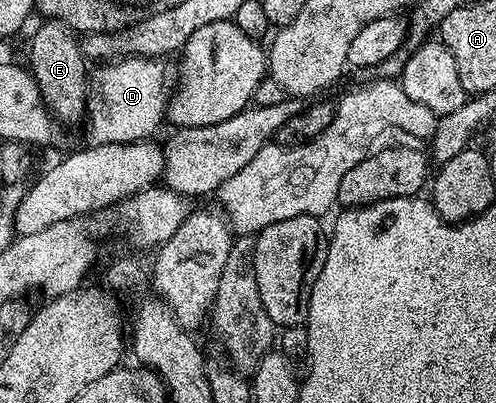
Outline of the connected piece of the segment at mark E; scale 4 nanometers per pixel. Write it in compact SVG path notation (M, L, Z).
M50 18L31 36L31 64L29 71L34 76L43 95L43 103L47 105L52 117L64 125L75 124L87 114L87 98L89 95L89 68L85 48L75 41L76 33L61 20Z

